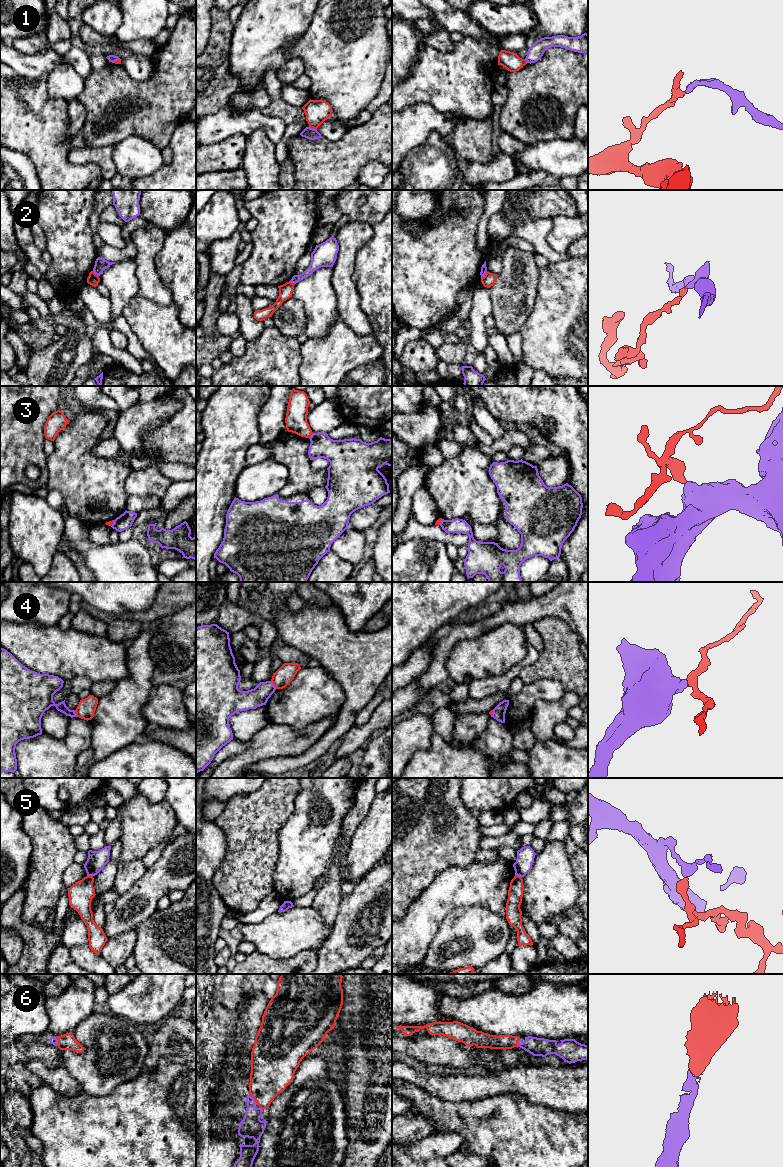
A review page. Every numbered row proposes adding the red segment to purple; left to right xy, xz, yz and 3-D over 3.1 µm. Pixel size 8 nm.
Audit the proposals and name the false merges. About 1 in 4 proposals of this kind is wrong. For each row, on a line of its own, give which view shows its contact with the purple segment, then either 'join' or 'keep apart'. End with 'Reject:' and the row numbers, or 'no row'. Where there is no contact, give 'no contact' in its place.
1: xz | keep apart
2: yz | keep apart
3: xz | keep apart
4: xz | keep apart
5: yz | keep apart
6: xz | join
Reject: 1, 2, 3, 4, 5

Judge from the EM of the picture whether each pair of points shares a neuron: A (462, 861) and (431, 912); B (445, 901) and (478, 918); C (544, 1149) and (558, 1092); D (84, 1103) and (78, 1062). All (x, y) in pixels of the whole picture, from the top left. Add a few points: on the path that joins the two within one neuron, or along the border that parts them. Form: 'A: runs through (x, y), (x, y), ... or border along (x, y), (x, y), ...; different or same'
A: border along (477, 860), (466, 867), (448, 867), (436, 875); different
B: border along (481, 907), (456, 907), (446, 916), (441, 924); different
C: border along (531, 1102), (577, 1112); different
D: border along (82, 1090), (92, 1095), (105, 1096); different

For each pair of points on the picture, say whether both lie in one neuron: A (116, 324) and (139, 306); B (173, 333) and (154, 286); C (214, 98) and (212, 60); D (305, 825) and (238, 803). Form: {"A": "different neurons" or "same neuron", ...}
{"A": "different neurons", "B": "different neurons", "C": "same neuron", "D": "different neurons"}

